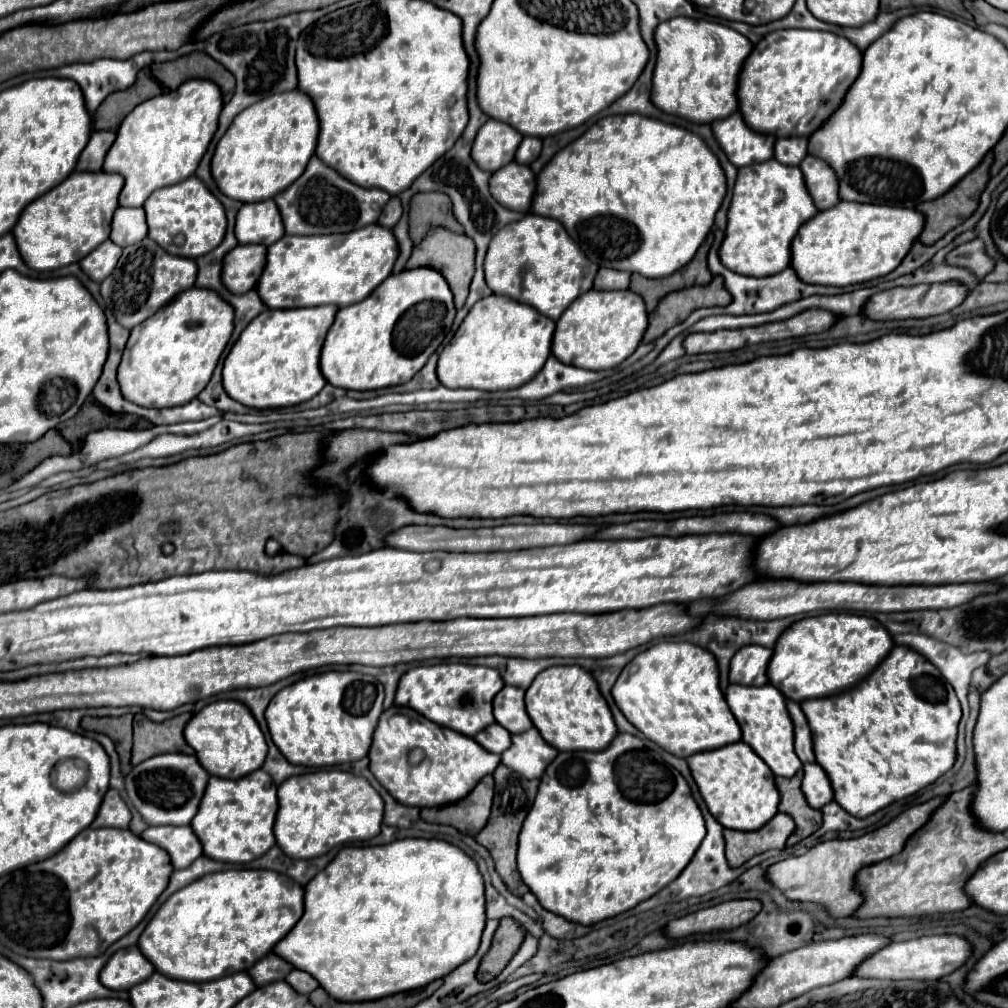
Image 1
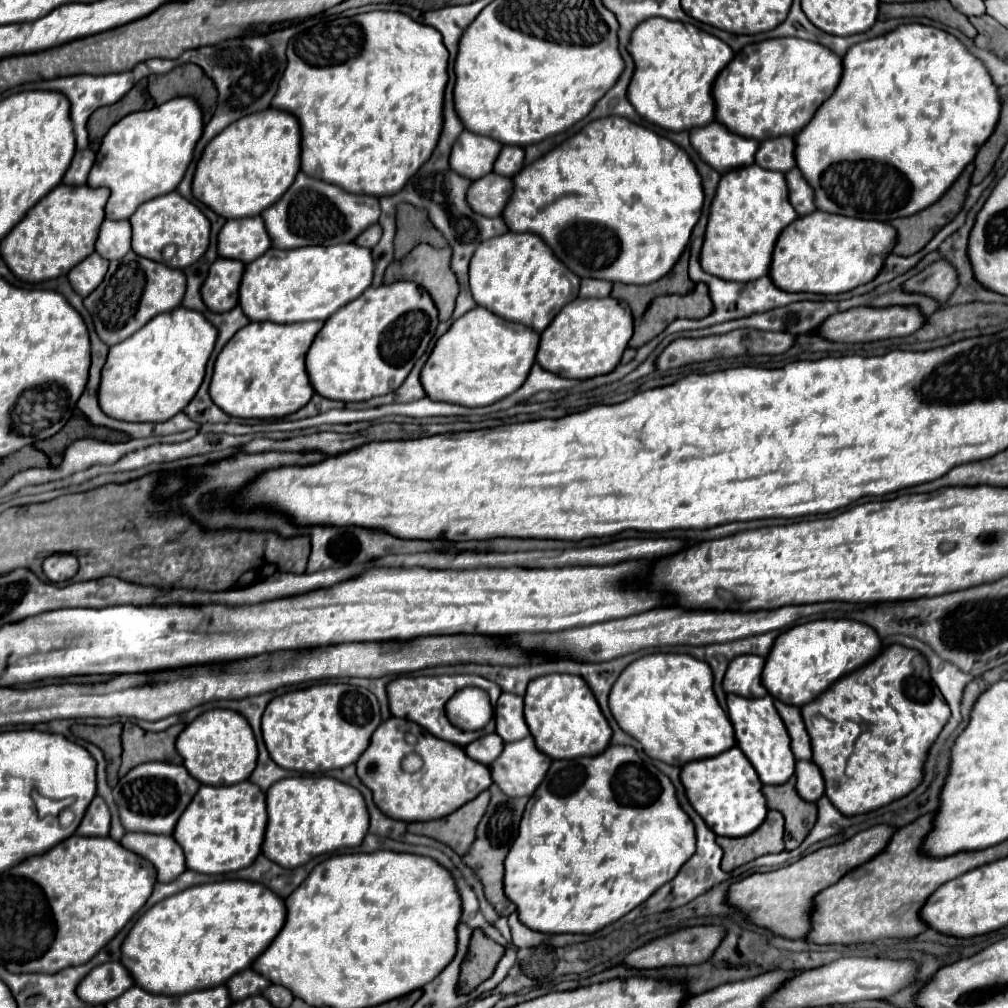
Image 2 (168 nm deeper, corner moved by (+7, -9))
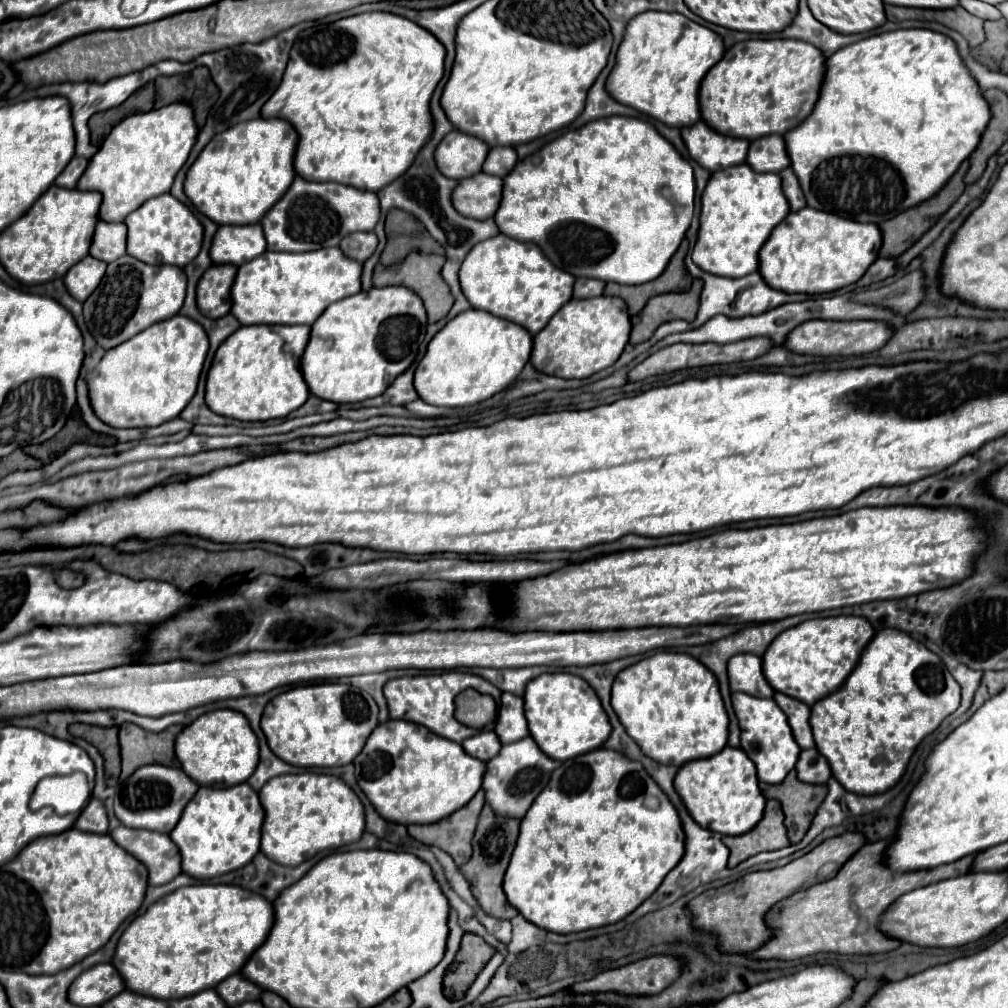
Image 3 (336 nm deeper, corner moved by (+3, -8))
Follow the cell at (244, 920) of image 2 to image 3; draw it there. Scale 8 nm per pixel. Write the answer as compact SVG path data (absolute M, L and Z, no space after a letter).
M224 884L184 886L160 898L144 914L132 920L132 924L124 930L116 944L112 964L120 972L126 988L136 994L154 996L162 1000L186 998L190 994L216 988L218 982L240 972L248 956L266 940L272 922L274 922L272 904L260 894L254 894L240 886Z

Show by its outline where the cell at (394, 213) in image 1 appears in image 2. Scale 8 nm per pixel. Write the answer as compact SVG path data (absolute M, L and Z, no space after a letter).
M374 223L374 225L370 225L362 235L358 235L358 239L356 239L354 243L372 249L372 247L380 241L380 237L382 237L382 227L380 227L378 223Z

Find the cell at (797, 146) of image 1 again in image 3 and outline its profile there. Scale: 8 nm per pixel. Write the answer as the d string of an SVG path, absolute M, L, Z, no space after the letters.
M778 134L756 138L750 142L750 150L746 156L746 164L754 172L780 172L790 166L790 158L786 154L784 138Z

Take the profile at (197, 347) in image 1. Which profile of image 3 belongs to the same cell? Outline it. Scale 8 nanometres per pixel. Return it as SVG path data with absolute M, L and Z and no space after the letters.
M176 314L170 320L156 322L154 326L136 334L134 338L122 342L114 350L108 350L104 358L98 362L98 366L92 370L92 374L88 376L88 394L94 414L98 414L102 422L114 428L152 428L168 420L174 420L196 394L206 352L208 336L204 328L192 318Z

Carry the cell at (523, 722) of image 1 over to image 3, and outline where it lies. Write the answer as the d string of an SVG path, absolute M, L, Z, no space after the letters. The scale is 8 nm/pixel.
M502 694L494 732L502 744L510 744L528 736L528 722L524 718L524 700L520 696Z

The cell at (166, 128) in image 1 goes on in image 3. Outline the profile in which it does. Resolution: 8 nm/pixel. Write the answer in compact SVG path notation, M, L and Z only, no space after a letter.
M184 102L168 104L158 110L132 114L112 128L100 150L92 156L86 174L78 180L80 190L102 194L98 218L104 222L122 222L146 200L170 192L174 176L184 166L194 142L196 122L192 108Z

